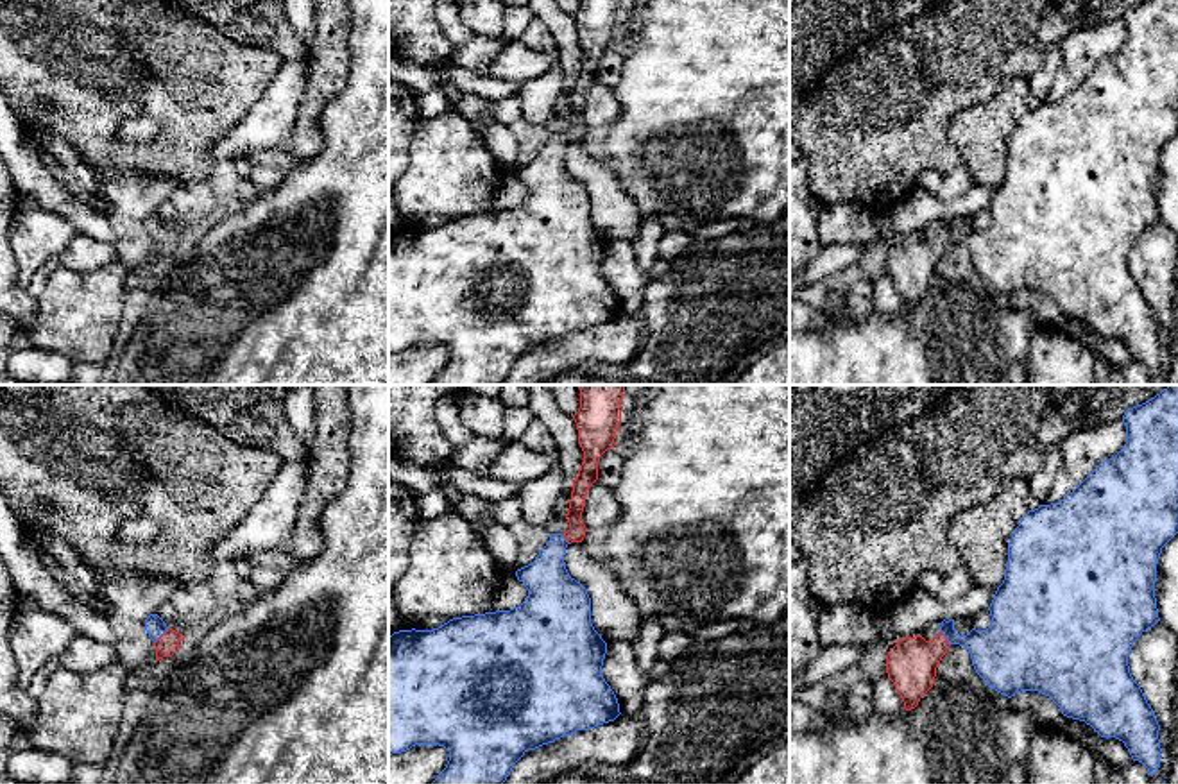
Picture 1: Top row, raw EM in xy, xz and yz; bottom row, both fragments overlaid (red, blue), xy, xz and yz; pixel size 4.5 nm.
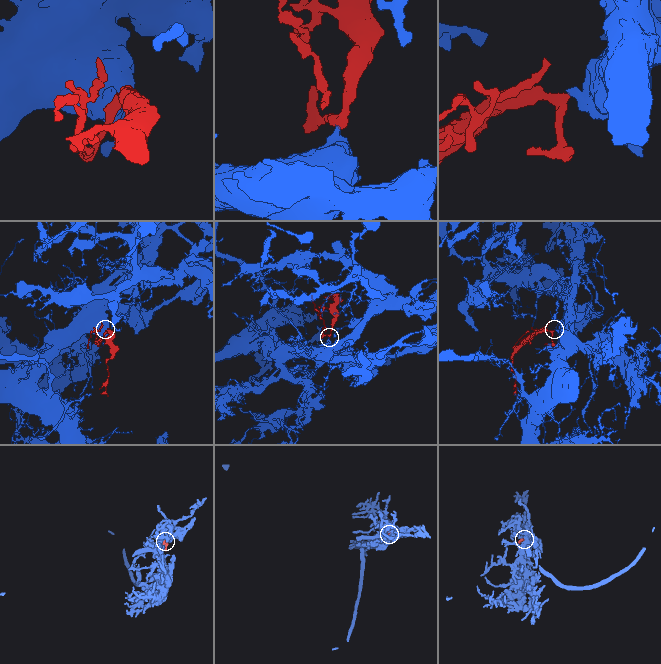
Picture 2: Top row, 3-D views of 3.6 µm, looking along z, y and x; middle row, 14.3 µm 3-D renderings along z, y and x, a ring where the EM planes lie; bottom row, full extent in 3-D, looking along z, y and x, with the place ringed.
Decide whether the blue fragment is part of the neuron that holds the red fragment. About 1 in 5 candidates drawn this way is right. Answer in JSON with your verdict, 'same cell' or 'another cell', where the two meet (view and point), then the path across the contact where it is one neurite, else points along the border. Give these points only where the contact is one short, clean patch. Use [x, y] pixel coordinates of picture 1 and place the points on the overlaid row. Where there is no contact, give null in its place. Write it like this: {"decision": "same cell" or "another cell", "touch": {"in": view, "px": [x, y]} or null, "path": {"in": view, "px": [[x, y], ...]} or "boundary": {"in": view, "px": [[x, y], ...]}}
{"decision": "same cell", "touch": {"in": "xy", "px": [162, 636]}, "path": {"in": "xy", "px": [[167, 645], [162, 636], [154, 625]]}}

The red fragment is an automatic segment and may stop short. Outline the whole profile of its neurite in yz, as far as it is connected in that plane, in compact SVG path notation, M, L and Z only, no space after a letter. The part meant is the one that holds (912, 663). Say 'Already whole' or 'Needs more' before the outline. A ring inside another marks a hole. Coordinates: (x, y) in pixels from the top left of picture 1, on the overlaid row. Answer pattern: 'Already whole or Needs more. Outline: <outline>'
Needs more. Outline: M1169 385L1160 394L1149 401L1128 408L1123 415L1126 426L1126 444L1123 449L1110 460L1101 462L1096 469L1063 499L1051 505L1040 505L1035 510L1029 510L1015 528L1008 542L1008 562L1004 569L1004 580L997 587L994 600L988 607L992 623L986 630L972 628L967 635L960 635L954 630L954 619L938 623L940 634L933 641L926 641L922 635L899 639L886 655L886 673L893 682L897 693L904 702L904 709L911 711L918 705L920 698L933 687L936 668L949 650L951 644L965 646L970 653L972 666L983 682L995 689L997 693L1012 698L1020 691L1038 691L1049 696L1062 711L1063 716L1085 721L1097 732L1101 737L1115 737L1124 743L1133 761L1142 763L1149 775L1153 777L1160 768L1160 725L1155 718L1151 705L1148 703L1140 686L1133 680L1128 666L1128 655L1133 643L1140 637L1142 632L1155 626L1158 618L1157 598L1155 598L1155 582L1157 582L1157 564L1162 553L1162 548L1178 533L1178 385Z

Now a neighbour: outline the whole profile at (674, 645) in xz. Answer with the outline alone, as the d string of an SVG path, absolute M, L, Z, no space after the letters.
M668 632L662 641L657 644L657 657L661 660L675 660L693 646L693 635L684 632Z

